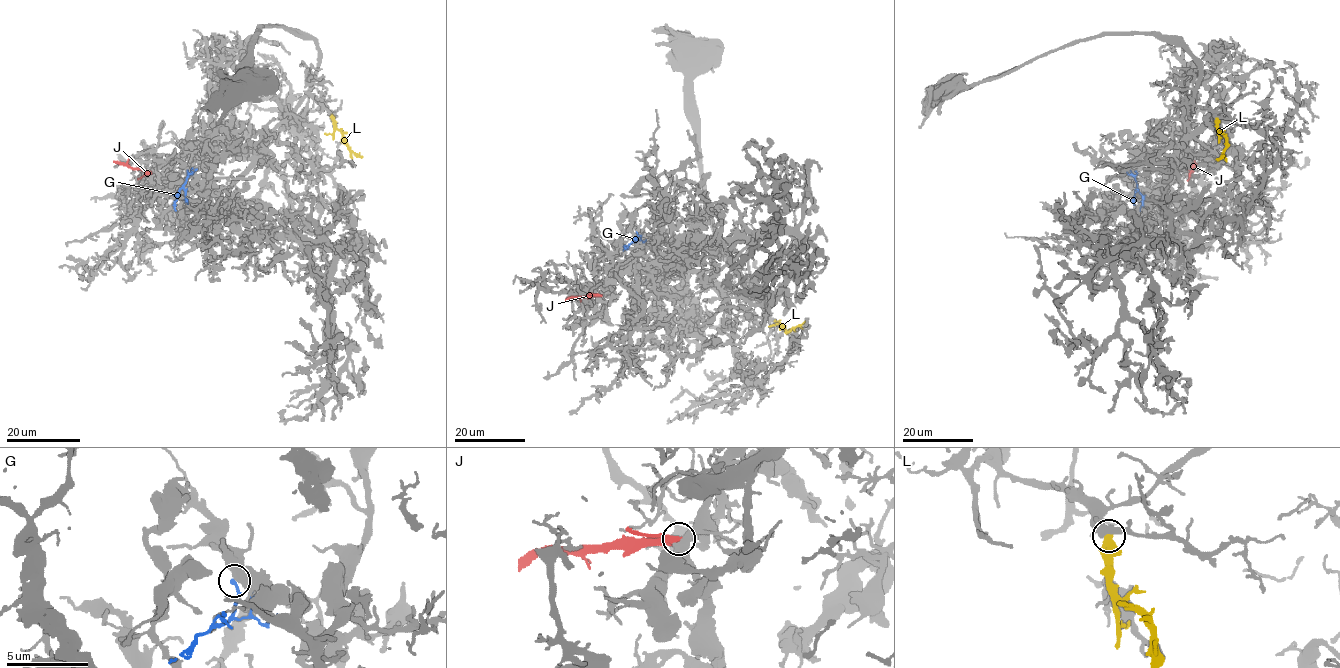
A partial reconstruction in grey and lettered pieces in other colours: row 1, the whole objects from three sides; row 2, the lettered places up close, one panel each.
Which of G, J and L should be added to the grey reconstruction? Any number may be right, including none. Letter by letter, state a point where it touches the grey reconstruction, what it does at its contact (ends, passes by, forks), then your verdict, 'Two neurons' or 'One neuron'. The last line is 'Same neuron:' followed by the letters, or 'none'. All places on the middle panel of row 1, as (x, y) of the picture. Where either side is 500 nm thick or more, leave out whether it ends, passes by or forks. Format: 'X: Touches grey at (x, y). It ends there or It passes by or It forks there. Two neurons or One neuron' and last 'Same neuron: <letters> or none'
G: Touches grey at (637, 232). Two neurons
J: Touches grey at (600, 294). It passes by. Two neurons
L: Touches grey at (775, 322). Two neurons
Same neuron: none

